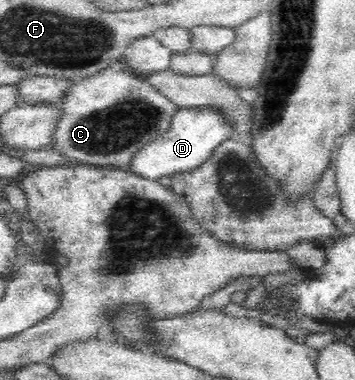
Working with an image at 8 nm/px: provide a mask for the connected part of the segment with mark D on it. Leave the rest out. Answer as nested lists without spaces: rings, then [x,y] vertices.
[[[179,106],[166,132],[158,134],[154,140],[141,146],[124,170],[150,180],[170,177],[176,172],[194,170],[212,154],[212,150],[218,143],[230,137],[232,137],[232,127],[216,111],[206,107],[186,109]]]

